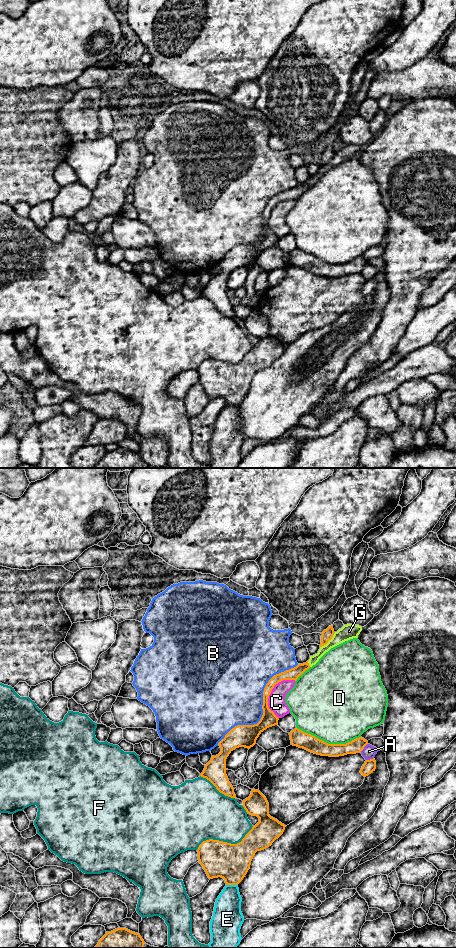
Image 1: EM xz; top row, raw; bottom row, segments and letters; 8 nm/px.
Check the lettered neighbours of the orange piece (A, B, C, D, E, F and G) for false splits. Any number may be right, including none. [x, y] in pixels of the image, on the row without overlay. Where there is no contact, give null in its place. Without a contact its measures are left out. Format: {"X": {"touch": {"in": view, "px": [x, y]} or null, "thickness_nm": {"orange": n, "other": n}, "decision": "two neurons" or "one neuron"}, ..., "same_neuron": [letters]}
{"A": {"touch": {"in": "xz", "px": [363, 268]}, "thickness_nm": {"orange": 110, "other": 110}, "decision": "two neurons"}, "B": {"touch": {"in": "xz", "px": [262, 227]}, "thickness_nm": {"orange": 160, "other": 460}, "decision": "two neurons"}, "C": {"touch": {"in": "xz", "px": [270, 212]}, "thickness_nm": {"orange": 120, "other": 140}, "decision": "two neurons"}, "D": {"touch": {"in": "xz", "px": [329, 264]}, "thickness_nm": {"orange": 130, "other": 480}, "decision": "two neurons"}, "E": {"touch": {"in": "xz", "px": [232, 404]}, "thickness_nm": {"orange": 300, "other": 220}, "decision": "two neurons"}, "F": {"touch": {"in": "xz", "px": [225, 362]}, "thickness_nm": {"orange": 300, "other": 380}, "decision": "two neurons"}, "G": {"touch": {"in": "xz", "px": [328, 160]}, "thickness_nm": {"orange": 90, "other": 120}, "decision": "two neurons"}, "same_neuron": []}

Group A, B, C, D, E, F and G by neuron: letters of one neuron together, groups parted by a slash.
A G / B / C / D / E / F

